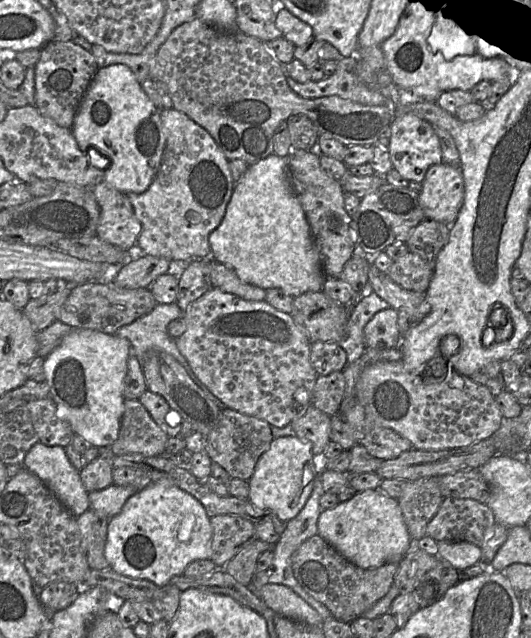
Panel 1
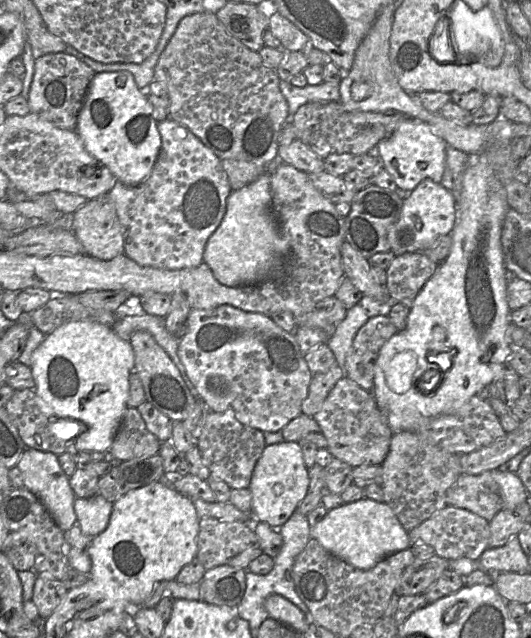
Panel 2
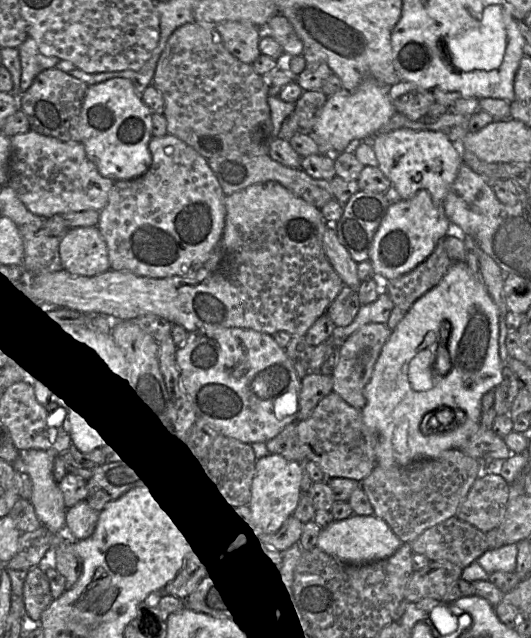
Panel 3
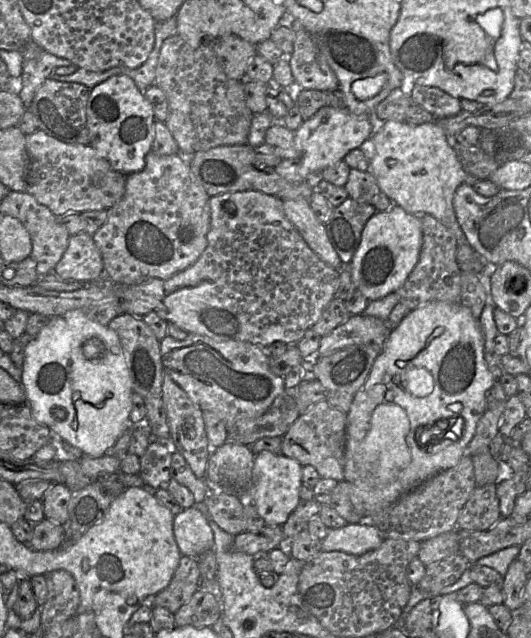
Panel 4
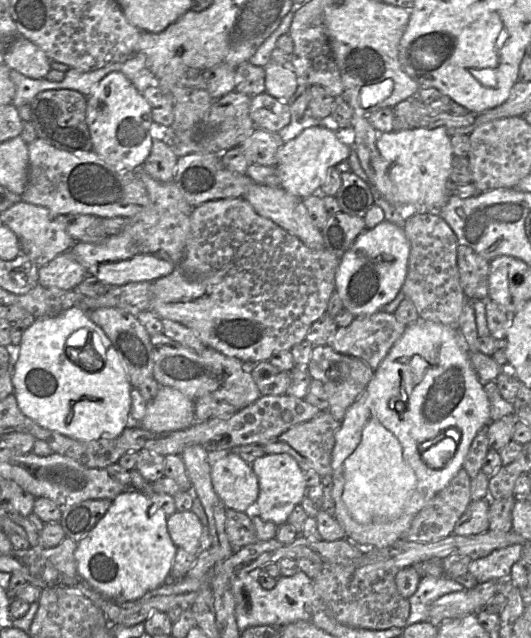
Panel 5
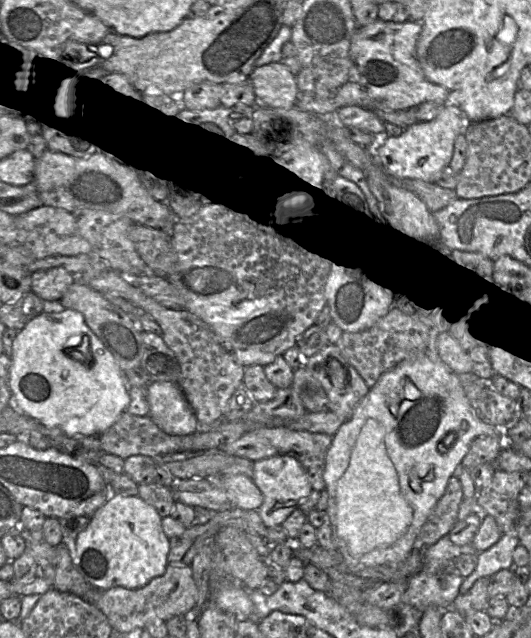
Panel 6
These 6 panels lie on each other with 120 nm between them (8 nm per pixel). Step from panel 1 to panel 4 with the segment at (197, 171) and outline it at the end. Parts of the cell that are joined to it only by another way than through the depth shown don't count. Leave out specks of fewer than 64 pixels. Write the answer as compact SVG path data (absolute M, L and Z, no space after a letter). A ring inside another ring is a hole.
M150 151L144 169L126 176L123 197L107 210L106 222L91 234L102 256L104 275L111 282L137 285L150 279L168 279L191 267L207 247L210 196L192 173L189 157L181 153L160 156Z

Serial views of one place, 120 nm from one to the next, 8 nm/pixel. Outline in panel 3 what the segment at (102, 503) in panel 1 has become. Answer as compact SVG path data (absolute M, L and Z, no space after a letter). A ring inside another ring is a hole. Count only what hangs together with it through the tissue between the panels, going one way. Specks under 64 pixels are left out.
M84 500L76 503L66 512L66 533L63 540L84 540L95 531L100 512L95 511Z

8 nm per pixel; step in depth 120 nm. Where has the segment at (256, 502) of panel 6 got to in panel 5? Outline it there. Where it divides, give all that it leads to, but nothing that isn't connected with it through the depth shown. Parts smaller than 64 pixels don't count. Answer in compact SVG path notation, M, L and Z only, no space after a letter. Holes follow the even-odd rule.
M232 451L219 453L211 465L213 488L226 509L253 511L258 498L258 478L251 464Z

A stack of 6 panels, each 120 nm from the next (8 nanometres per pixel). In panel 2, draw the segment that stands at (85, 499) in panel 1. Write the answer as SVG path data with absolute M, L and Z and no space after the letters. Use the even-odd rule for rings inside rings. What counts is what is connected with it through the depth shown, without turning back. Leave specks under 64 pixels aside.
M26 448L17 466L23 474L24 486L41 500L62 531L68 531L77 523L74 510L77 497L70 486L70 477L65 474L59 463L58 455L35 448Z

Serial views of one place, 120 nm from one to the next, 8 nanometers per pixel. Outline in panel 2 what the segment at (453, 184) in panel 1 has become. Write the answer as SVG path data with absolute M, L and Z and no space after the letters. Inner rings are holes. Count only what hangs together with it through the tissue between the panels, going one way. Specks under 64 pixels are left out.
M424 179L404 198L398 220L387 234L389 250L399 256L411 252L424 252L440 236L451 234L456 223L457 200L441 183Z

